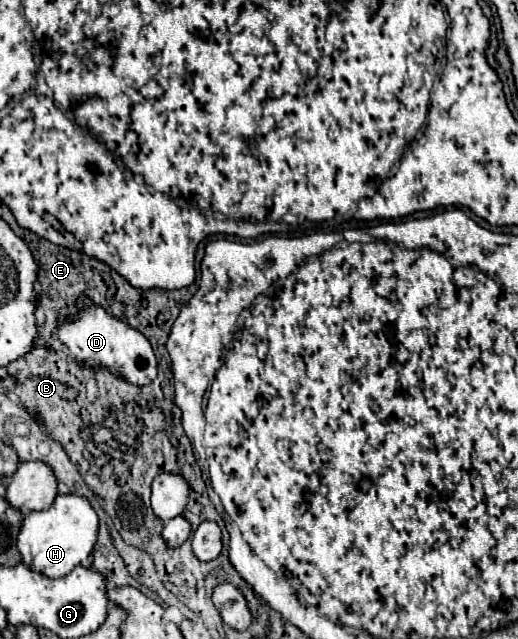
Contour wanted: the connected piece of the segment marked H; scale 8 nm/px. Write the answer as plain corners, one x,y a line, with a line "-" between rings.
58,494
50,508
24,514
18,536
18,552
22,562
48,578
66,576
74,566
88,560
98,540
98,514
90,500
78,494

